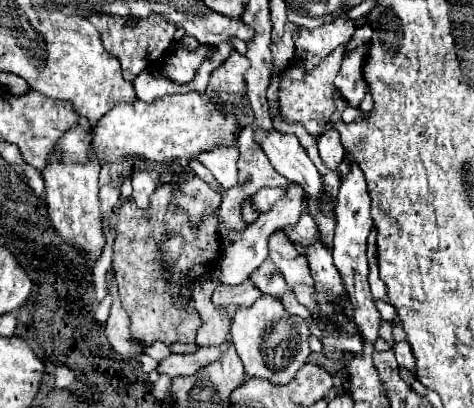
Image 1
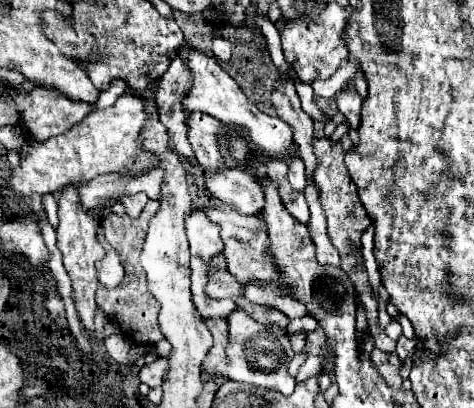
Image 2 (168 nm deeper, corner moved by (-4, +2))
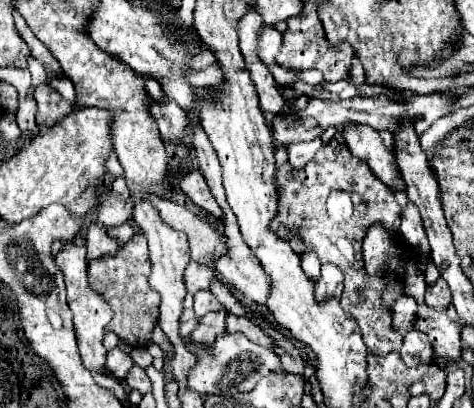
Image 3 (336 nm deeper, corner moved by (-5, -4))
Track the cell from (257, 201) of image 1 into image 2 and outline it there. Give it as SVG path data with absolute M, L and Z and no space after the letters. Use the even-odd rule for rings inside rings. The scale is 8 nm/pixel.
M238 168L212 172L206 176L206 186L222 202L236 206L240 214L258 216L264 208L264 186L252 172Z

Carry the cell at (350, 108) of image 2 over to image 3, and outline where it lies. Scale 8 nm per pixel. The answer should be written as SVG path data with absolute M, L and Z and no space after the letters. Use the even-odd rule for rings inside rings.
M345 126L345 144L349 152L373 170L373 174L389 186L393 192L405 192L405 182L401 180L401 174L395 166L393 154L385 148L383 140L379 138L379 132L371 126Z

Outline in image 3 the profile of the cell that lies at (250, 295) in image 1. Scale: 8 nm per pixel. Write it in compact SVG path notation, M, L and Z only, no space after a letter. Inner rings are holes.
M183 310L181 318L179 318L179 336L187 340L191 336L191 332L195 330L195 326L197 326L197 320L193 318L193 310Z

